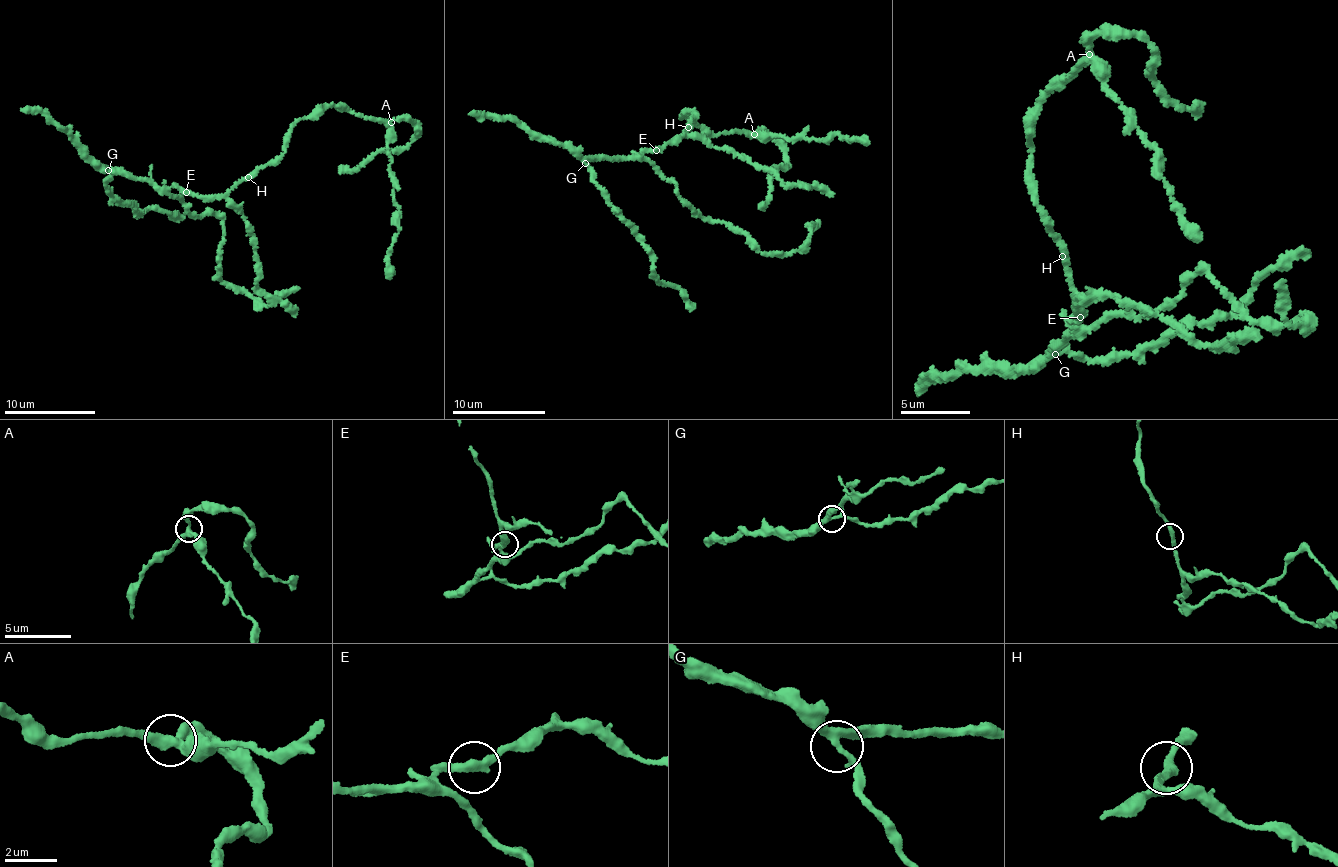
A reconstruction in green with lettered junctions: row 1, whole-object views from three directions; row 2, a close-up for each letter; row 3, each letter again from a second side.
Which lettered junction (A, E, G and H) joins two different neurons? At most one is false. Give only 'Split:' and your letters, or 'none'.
Split: none

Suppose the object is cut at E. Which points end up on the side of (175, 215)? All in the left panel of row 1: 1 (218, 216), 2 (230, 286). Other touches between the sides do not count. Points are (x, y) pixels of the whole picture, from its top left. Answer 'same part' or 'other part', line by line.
1: same part
2: same part

